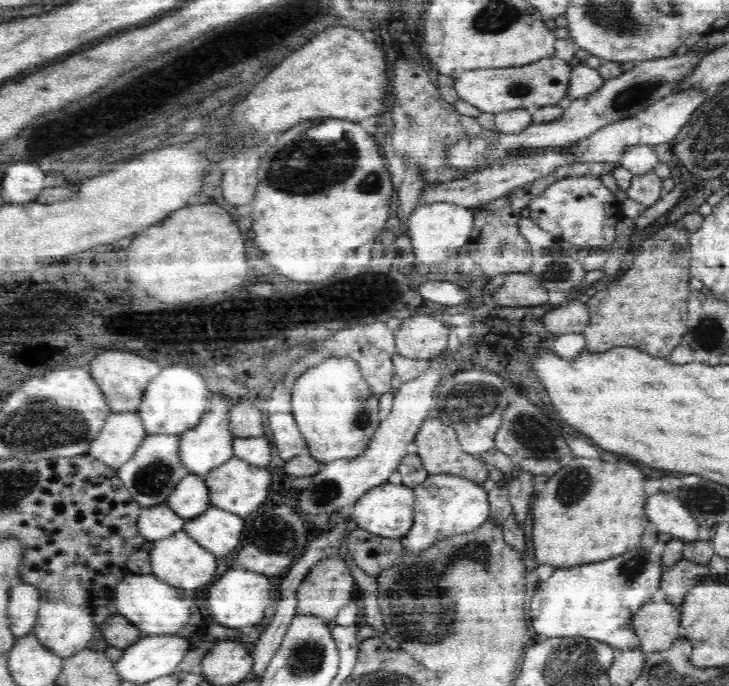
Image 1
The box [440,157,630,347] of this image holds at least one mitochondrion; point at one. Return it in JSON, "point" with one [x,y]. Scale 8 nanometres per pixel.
{"point":[557,271]}

